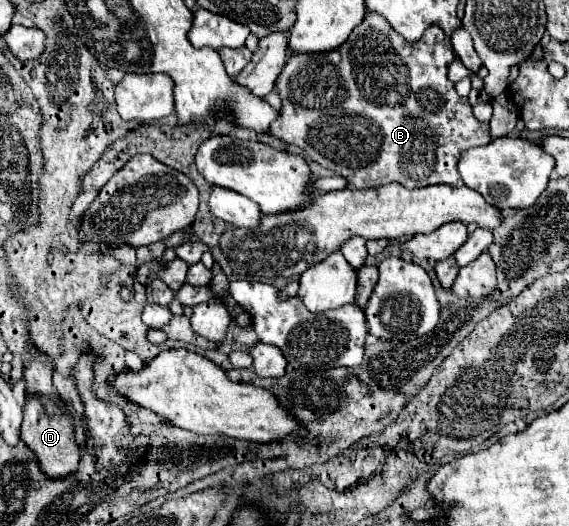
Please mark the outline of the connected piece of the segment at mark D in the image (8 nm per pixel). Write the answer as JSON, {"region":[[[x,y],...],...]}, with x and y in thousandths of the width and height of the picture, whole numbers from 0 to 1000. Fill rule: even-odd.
{"region":[[[53,755],[53,762],[46,762],[42,770],[35,831],[63,861],[70,888],[84,907],[112,907],[137,892],[141,846],[134,838],[134,808],[130,800],[123,800],[123,793],[116,793],[116,785],[109,785],[109,793],[81,793],[81,785],[74,785],[74,770],[67,770],[60,755]]]}

